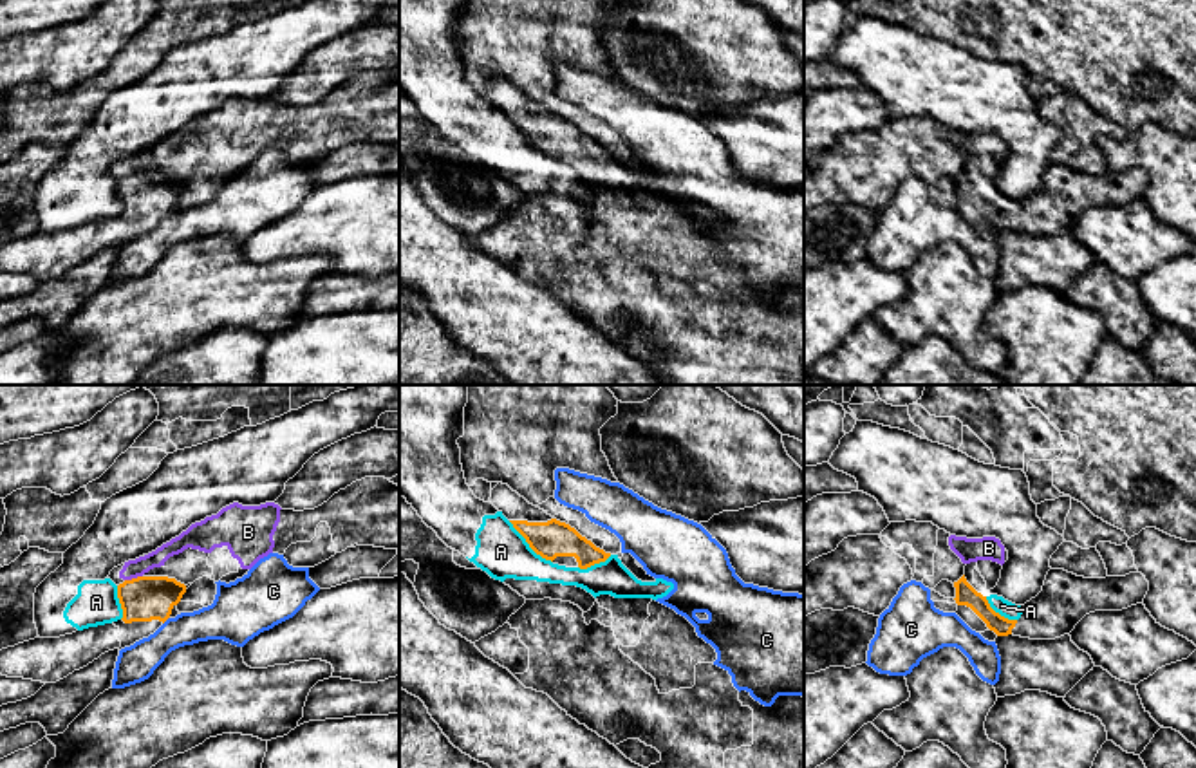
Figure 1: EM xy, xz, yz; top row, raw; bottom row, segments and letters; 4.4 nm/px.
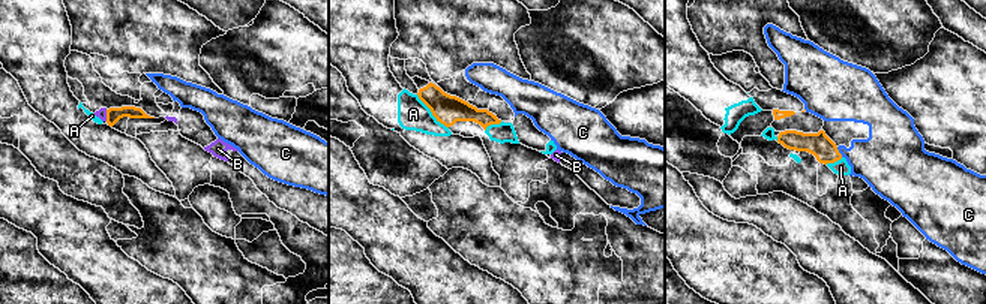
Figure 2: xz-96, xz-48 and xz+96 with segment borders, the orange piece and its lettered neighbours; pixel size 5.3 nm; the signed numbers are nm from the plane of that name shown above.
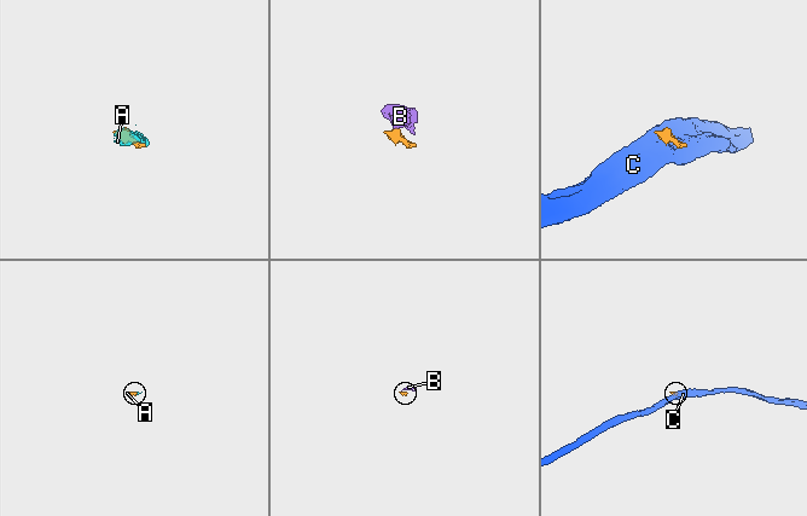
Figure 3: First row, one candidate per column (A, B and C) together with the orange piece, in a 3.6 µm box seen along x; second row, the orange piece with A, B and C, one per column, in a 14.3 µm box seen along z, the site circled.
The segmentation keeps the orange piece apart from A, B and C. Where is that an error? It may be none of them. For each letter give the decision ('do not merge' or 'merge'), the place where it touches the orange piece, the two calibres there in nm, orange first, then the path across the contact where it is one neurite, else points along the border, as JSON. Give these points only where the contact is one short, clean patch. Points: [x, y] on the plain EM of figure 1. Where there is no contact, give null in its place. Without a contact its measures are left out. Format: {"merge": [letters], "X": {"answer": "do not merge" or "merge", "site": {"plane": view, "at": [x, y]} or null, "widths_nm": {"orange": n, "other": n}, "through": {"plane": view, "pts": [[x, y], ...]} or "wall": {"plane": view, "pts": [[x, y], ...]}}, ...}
{"merge": ["A"], "A": {"answer": "merge", "site": {"plane": "xz", "at": [528, 138]}, "widths_nm": {"orange": 170, "other": 220}}, "B": {"answer": "do not merge", "site": {"plane": "xy", "at": [132, 174]}, "widths_nm": {"orange": 200, "other": 80}, "wall": {"plane": "xy", "pts": [[141, 170], [125, 176]]}}, "C": {"answer": "do not merge", "site": {"plane": "xy", "at": [167, 214]}, "widths_nm": {"orange": 200, "other": 180}}}

